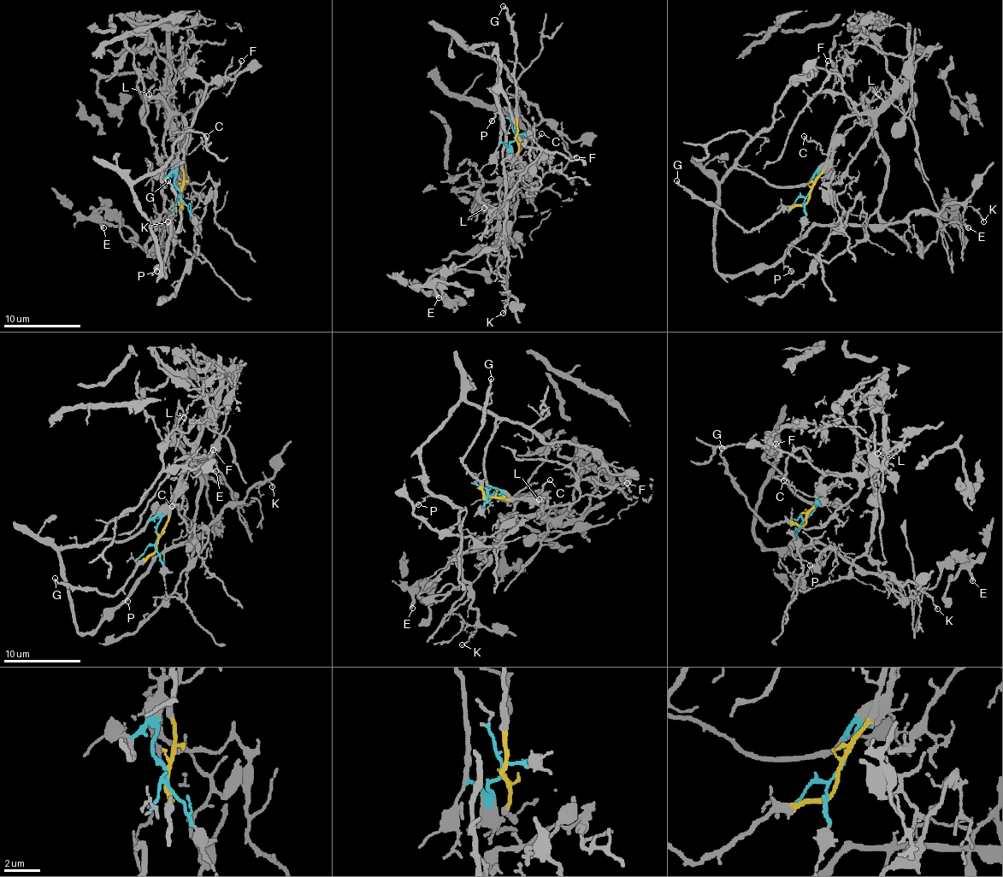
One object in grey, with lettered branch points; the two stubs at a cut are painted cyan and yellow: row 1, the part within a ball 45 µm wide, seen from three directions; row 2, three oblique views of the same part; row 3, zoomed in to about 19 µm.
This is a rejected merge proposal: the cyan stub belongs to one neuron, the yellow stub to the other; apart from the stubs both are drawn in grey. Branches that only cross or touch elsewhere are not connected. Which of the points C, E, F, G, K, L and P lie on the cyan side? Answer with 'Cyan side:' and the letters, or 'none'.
Cyan side: E, K, P

